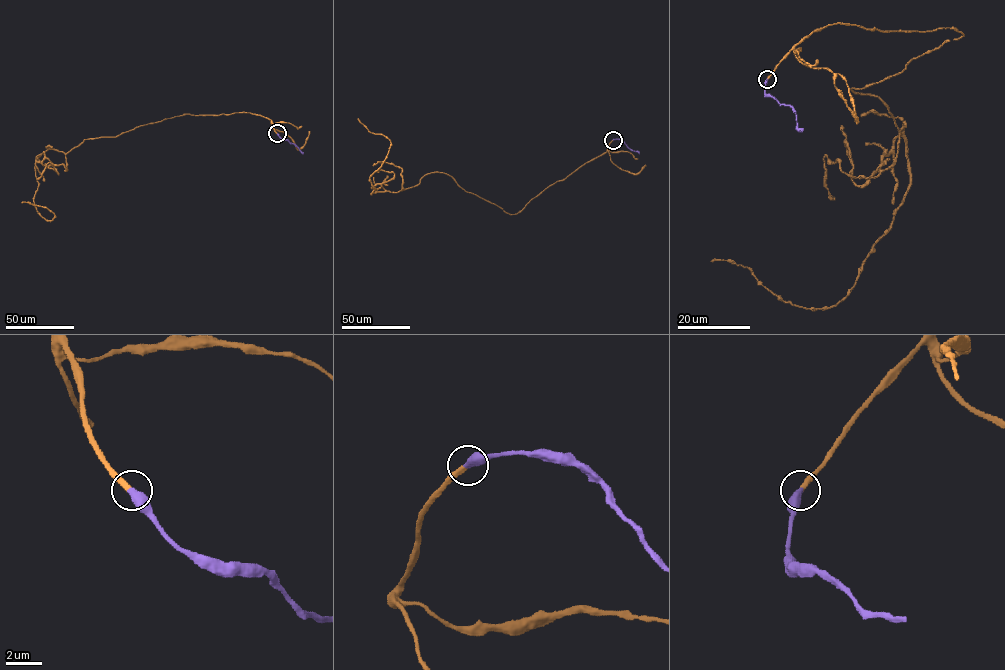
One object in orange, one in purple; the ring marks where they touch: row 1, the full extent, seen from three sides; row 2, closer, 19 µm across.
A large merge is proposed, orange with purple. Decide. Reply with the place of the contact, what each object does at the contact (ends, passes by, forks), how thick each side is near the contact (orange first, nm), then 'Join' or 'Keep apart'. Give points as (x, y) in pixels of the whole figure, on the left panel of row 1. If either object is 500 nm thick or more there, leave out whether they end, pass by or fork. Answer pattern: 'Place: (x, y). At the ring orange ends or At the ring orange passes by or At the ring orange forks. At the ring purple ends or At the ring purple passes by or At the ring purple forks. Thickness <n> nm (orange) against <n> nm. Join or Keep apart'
Place: (277, 133). Thickness 320 nm (orange) against 500 nm. Join

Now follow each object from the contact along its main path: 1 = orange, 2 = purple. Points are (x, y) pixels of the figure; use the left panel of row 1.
1: (277, 133), (250, 113), (186, 114), (48, 149), (34, 202), (55, 215), (22, 202)
2: (277, 133), (303, 153)

